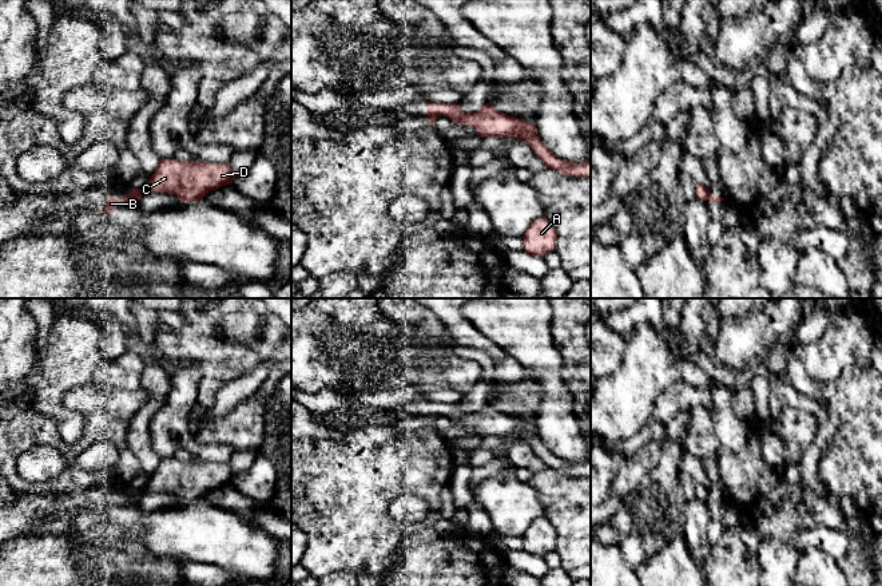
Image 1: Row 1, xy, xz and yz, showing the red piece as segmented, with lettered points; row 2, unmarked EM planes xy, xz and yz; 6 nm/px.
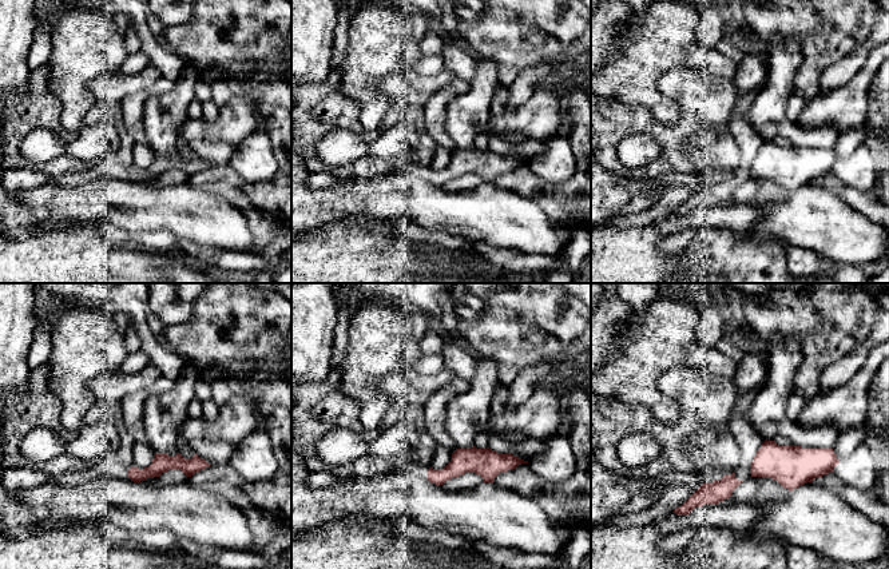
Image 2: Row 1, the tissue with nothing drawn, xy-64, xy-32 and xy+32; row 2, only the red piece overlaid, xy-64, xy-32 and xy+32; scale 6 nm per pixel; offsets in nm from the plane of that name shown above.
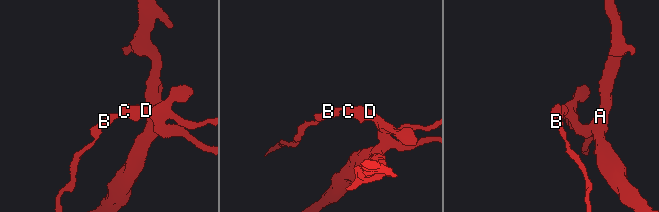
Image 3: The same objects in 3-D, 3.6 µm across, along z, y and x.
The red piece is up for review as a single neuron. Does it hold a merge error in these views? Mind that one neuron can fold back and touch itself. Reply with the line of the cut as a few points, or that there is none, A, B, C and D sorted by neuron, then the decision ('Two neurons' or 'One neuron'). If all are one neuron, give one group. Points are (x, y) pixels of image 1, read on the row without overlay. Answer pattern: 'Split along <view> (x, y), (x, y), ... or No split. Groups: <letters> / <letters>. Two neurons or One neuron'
Split along xy (130, 494), (136, 491), (140, 497). Groups: A C D / B. Two neurons

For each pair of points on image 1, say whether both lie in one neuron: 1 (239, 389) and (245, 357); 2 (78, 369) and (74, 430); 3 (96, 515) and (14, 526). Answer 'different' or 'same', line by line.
1: different
2: same
3: same

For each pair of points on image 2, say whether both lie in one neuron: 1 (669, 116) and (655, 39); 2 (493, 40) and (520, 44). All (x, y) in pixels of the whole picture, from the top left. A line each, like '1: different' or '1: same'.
1: same
2: same

